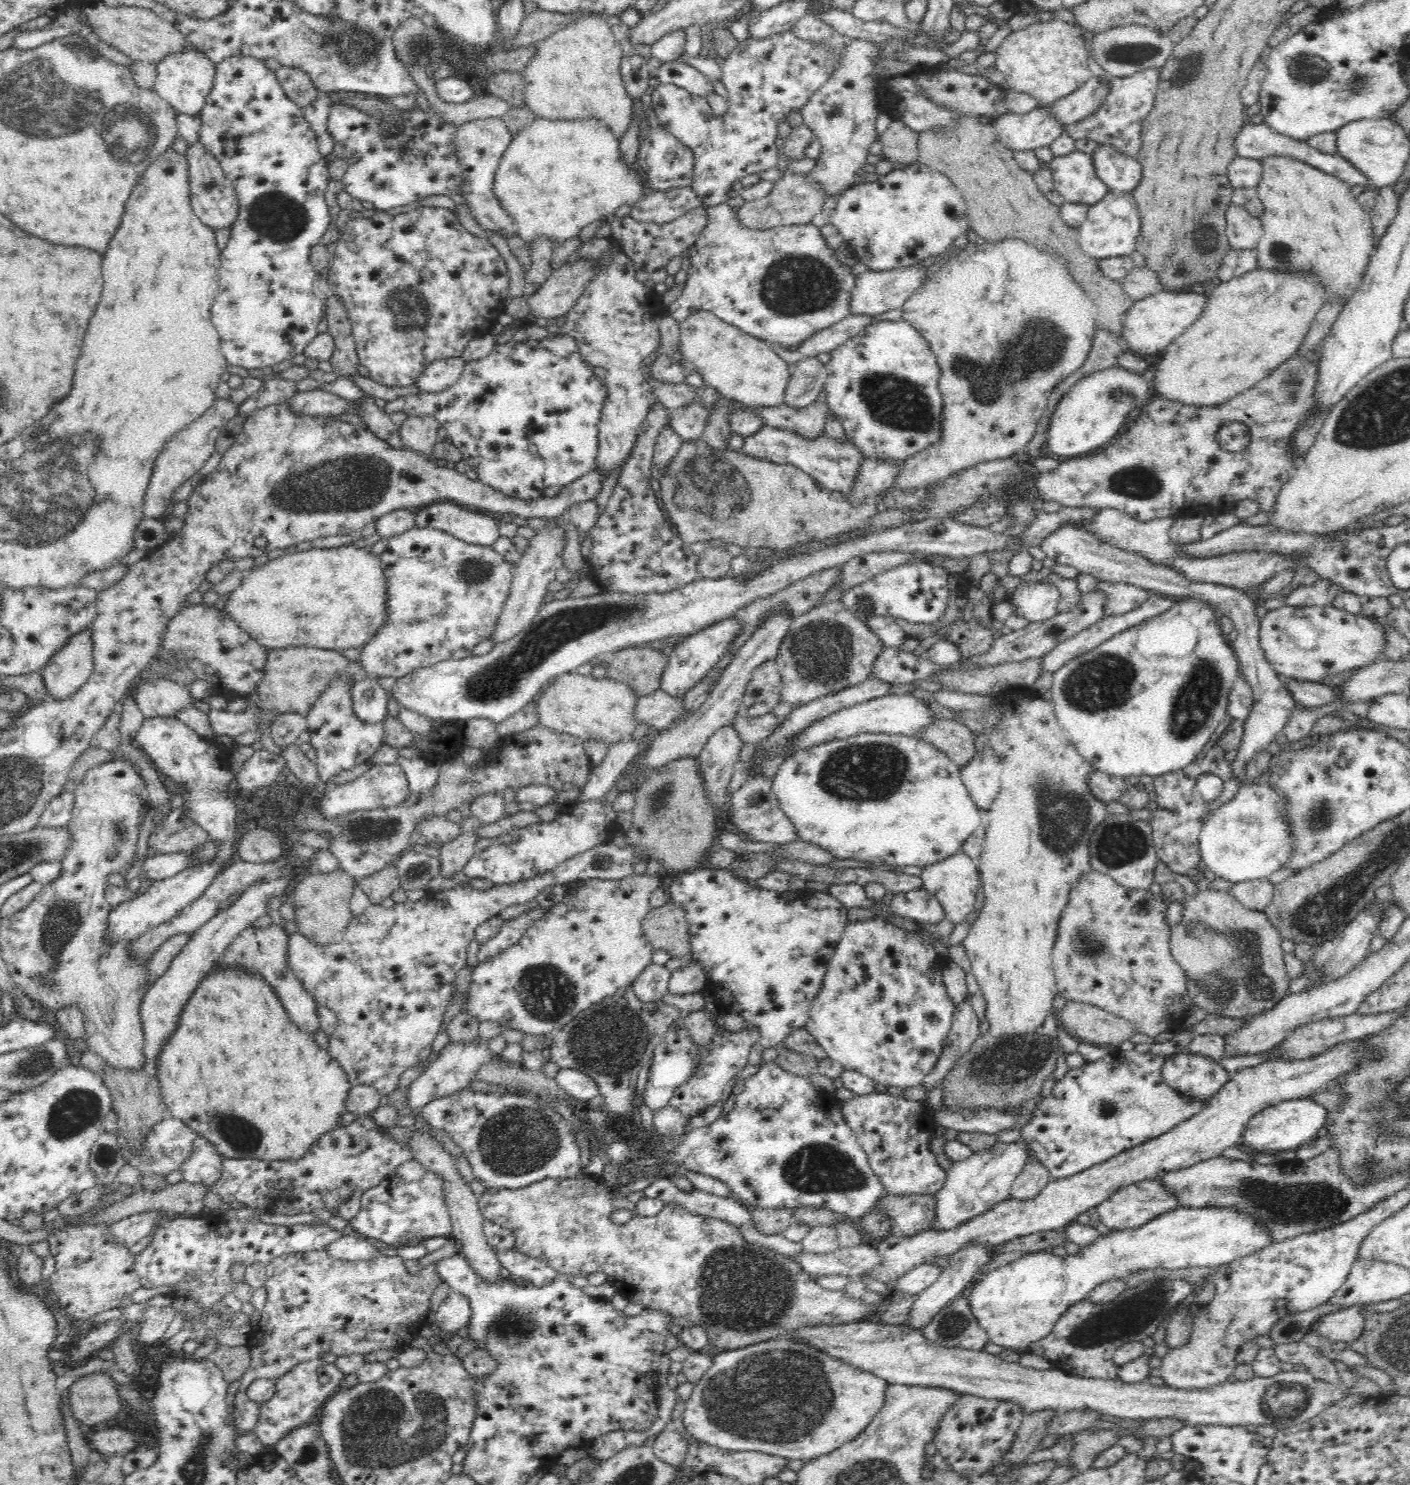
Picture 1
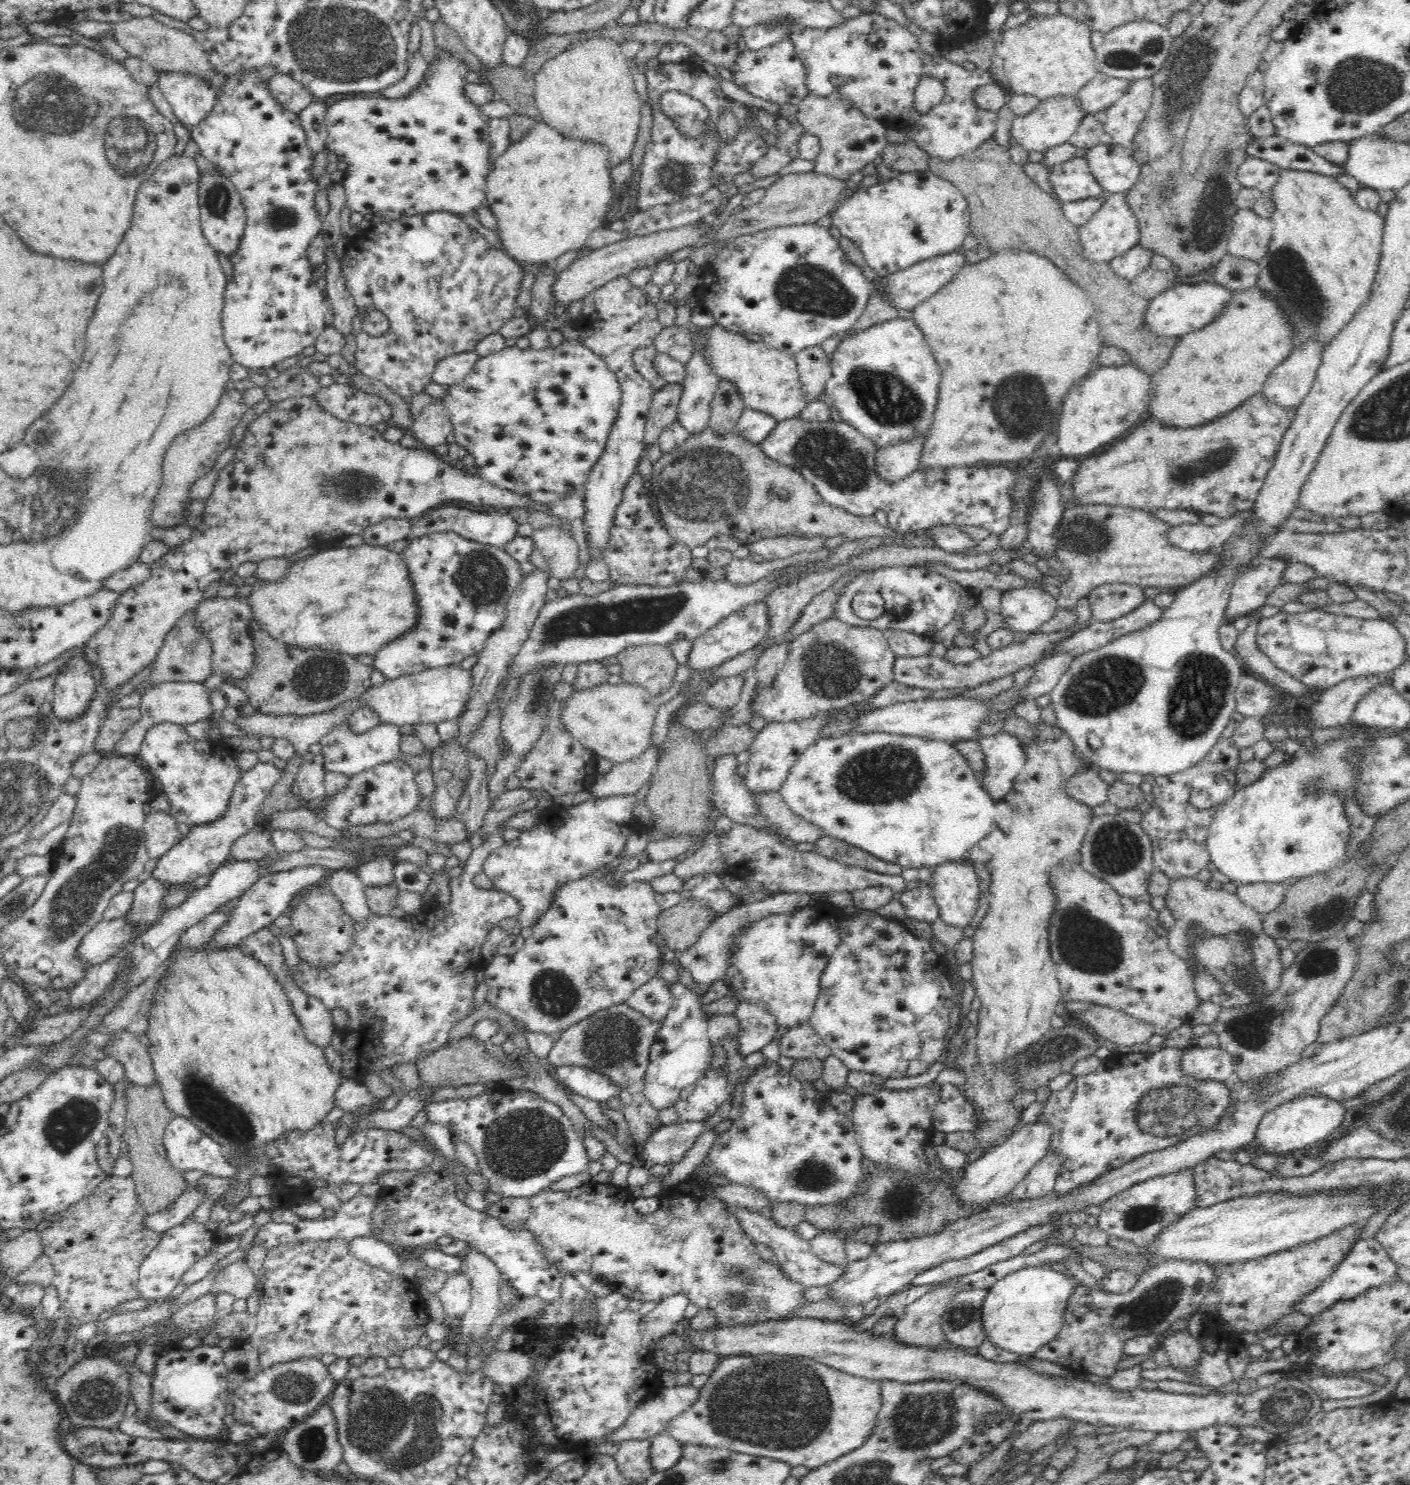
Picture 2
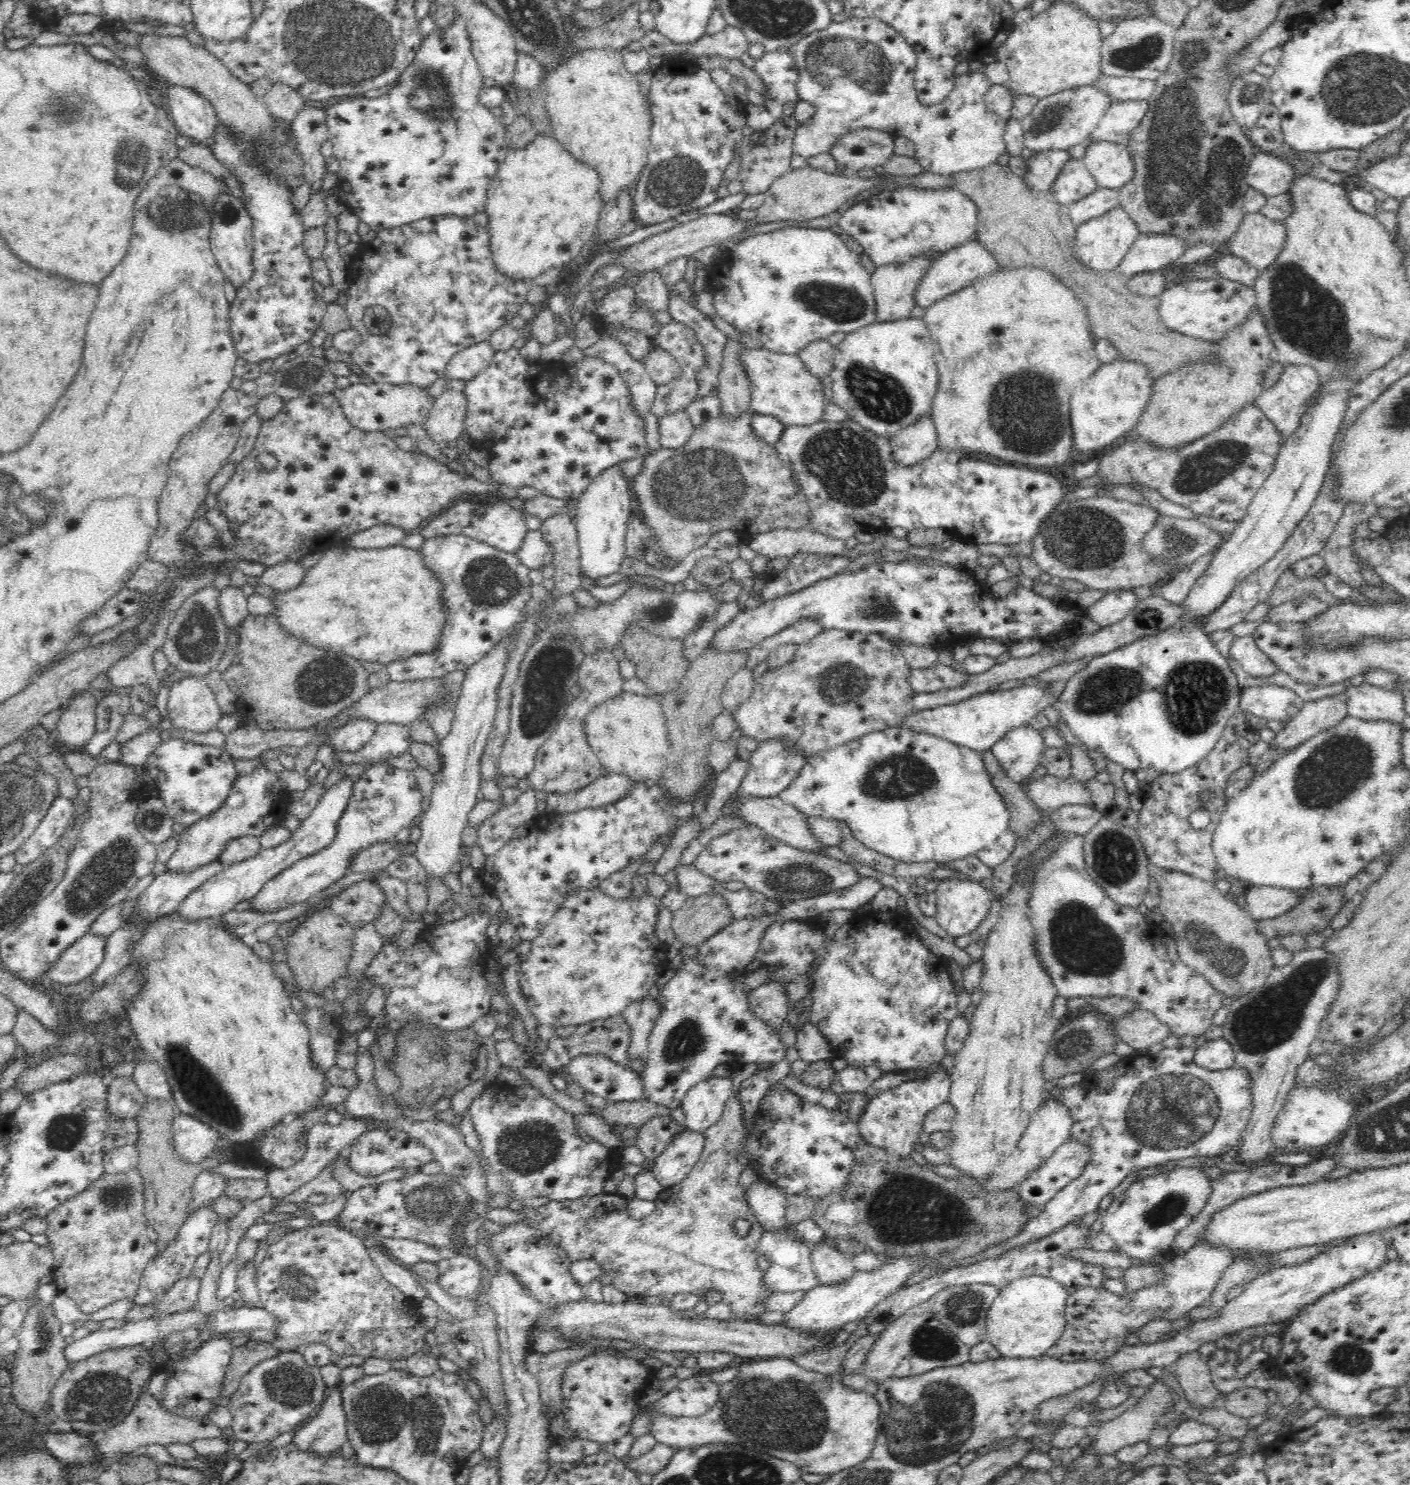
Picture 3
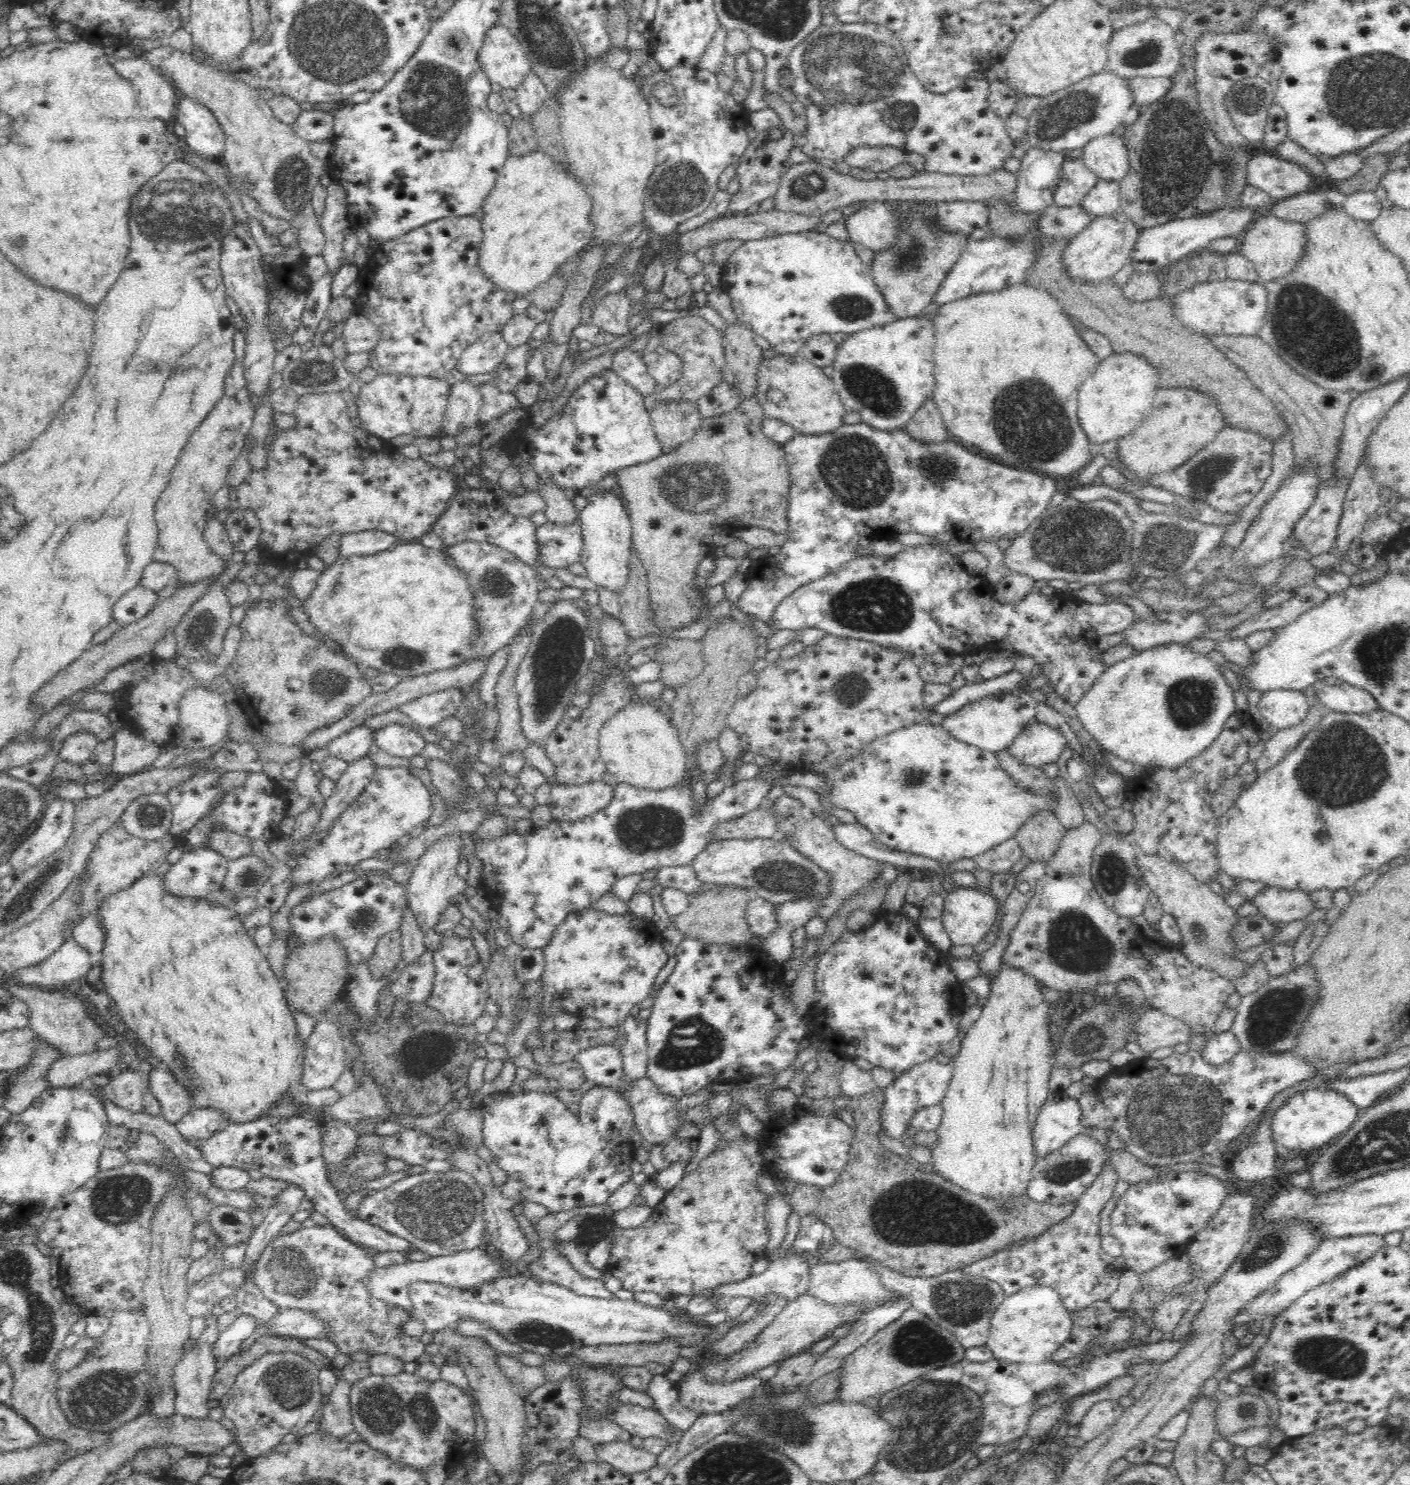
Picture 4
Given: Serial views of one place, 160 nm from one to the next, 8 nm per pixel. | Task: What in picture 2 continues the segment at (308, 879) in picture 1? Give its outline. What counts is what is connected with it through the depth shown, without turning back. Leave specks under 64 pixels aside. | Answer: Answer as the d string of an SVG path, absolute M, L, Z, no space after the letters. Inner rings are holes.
M315 885L308 890L308 894L299 901L292 913L291 924L287 928L289 936L298 947L298 956L311 966L317 969L328 968L342 960L352 948L356 939L356 924L342 909L342 903L334 897L328 887Z

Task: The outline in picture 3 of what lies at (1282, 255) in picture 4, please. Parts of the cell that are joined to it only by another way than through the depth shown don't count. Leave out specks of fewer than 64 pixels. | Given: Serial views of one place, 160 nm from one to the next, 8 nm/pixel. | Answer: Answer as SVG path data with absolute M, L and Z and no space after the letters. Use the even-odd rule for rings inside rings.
M1261 212L1244 214L1225 251L1243 258L1261 273L1280 256L1286 234L1288 231L1284 223L1272 220Z

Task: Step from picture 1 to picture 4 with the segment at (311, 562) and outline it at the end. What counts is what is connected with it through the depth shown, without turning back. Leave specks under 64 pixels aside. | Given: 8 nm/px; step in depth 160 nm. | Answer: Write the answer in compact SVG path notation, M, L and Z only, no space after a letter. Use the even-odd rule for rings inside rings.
M398 541L396 545L388 550L366 556L350 556L350 558L346 558L340 555L333 565L325 568L322 576L318 578L316 588L304 600L303 611L308 615L309 621L314 624L317 630L341 645L342 652L347 654L348 657L353 657L356 662L362 664L365 668L376 668L380 673L389 672L401 678L428 674L437 670L446 670L467 663L469 658L473 656L472 638L476 636L476 630L478 630L478 621L476 621L476 615L474 615L474 591L468 585L466 573L448 559L446 551L424 547L419 541Z

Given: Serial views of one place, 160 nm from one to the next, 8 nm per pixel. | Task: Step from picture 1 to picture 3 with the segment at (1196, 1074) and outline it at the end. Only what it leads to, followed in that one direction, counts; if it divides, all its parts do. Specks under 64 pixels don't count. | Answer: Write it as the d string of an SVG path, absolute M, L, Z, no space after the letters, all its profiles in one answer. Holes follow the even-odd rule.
M1224 1037L1209 1040L1195 1048L1194 1061L1208 1070L1224 1070L1235 1063L1234 1049Z

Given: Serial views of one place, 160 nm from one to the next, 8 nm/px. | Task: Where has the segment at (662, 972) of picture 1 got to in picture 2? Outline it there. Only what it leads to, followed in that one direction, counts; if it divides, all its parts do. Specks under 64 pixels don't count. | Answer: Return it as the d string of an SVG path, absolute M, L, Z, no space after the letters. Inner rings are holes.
M654 976L642 985L627 1001L628 1007L647 1016L652 1022L663 1022L667 1012L672 1008L672 993L668 982Z

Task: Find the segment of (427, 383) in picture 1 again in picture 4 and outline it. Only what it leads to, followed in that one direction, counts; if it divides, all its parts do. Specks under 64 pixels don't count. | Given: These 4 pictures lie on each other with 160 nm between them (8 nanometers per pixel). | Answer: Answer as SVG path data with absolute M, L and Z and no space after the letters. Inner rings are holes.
M493 332L476 339L462 352L456 368L465 376L476 376L496 371L504 362L507 342L502 333Z

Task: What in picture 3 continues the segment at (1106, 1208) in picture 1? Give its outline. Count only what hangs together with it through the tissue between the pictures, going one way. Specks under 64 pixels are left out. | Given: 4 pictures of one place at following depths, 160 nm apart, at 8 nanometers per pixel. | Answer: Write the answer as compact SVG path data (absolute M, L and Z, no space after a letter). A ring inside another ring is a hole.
M1200 1165L1172 1169L1138 1179L1136 1182L1132 1182L1128 1188L1119 1189L1113 1194L1112 1203L1101 1214L1102 1232L1115 1240L1115 1244L1120 1251L1125 1252L1135 1260L1139 1260L1139 1262L1149 1264L1154 1256L1169 1257L1178 1232L1182 1232L1192 1220L1200 1216L1206 1202L1210 1200L1212 1190L1212 1179Z

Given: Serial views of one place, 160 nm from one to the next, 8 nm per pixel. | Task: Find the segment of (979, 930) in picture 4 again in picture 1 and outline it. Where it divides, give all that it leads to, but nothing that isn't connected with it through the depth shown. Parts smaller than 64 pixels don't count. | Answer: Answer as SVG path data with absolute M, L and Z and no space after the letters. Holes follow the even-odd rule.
M959 852L947 860L924 867L921 878L924 882L923 889L936 897L942 906L945 918L951 922L955 924L965 922L970 912L975 912L976 894L981 886L981 876L975 862L965 853Z

